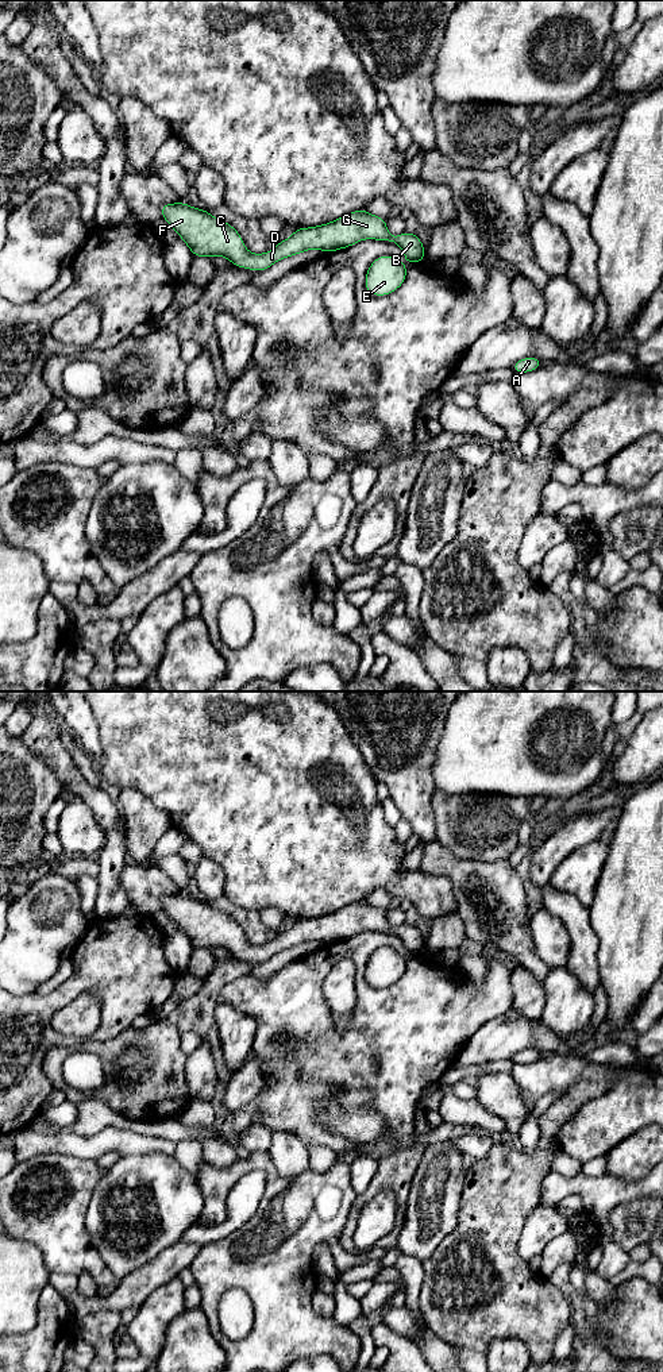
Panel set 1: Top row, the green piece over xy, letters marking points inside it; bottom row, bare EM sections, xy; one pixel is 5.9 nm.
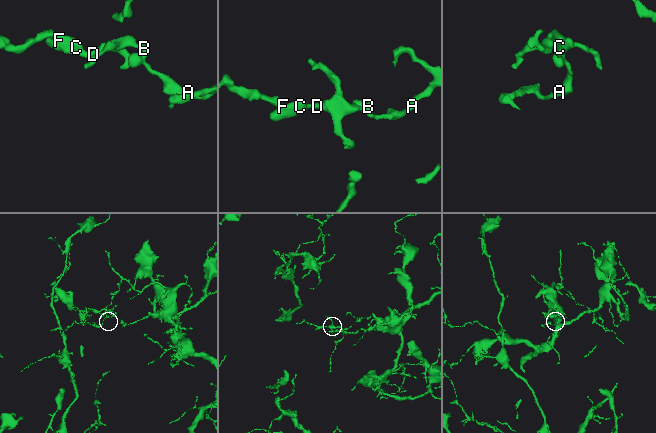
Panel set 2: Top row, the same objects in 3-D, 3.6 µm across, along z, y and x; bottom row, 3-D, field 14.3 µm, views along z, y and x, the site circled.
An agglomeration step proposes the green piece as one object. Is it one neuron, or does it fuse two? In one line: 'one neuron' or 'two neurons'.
one neuron

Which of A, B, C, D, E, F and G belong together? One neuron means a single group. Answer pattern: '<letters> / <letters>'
A B C D E F G

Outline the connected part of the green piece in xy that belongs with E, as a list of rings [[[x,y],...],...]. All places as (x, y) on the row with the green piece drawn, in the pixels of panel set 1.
[[[382,255],[367,269],[365,288],[373,296],[388,296],[397,290],[406,278],[406,267],[394,257]]]

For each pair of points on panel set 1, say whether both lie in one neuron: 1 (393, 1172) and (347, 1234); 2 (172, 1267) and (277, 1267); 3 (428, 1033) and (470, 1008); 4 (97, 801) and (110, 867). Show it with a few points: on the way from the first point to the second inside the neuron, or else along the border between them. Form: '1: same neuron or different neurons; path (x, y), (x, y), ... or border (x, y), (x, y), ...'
1: same neuron; path (377, 1184), (357, 1205), (353, 1218)
2: different neurons; border (201, 1247), (188, 1267)
3: same neuron; path (439, 1022), (454, 1008), (459, 1008)
4: same neuron; path (108, 817), (112, 825), (112, 851)

